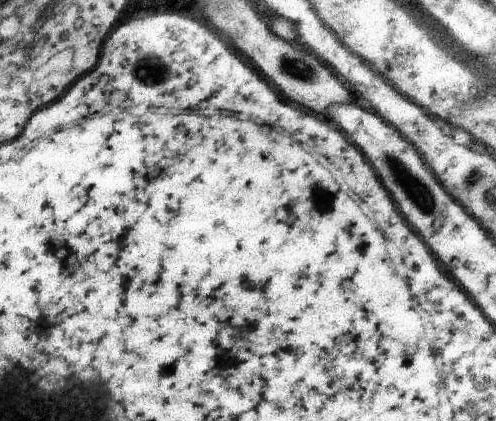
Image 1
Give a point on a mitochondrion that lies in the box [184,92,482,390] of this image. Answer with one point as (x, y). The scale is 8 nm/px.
(414, 190)

